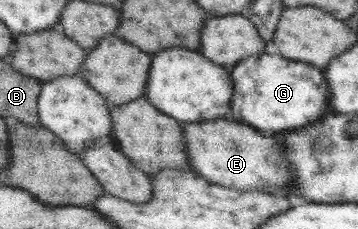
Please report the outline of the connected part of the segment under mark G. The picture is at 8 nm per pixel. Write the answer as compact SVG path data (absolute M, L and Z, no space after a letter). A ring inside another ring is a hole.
M269 50L260 55L251 55L242 61L238 61L238 64L229 68L229 71L233 81L230 117L238 123L252 126L263 134L299 129L299 127L311 125L311 123L332 111L327 102L329 89L324 71L314 68L310 64L286 59L273 50Z

